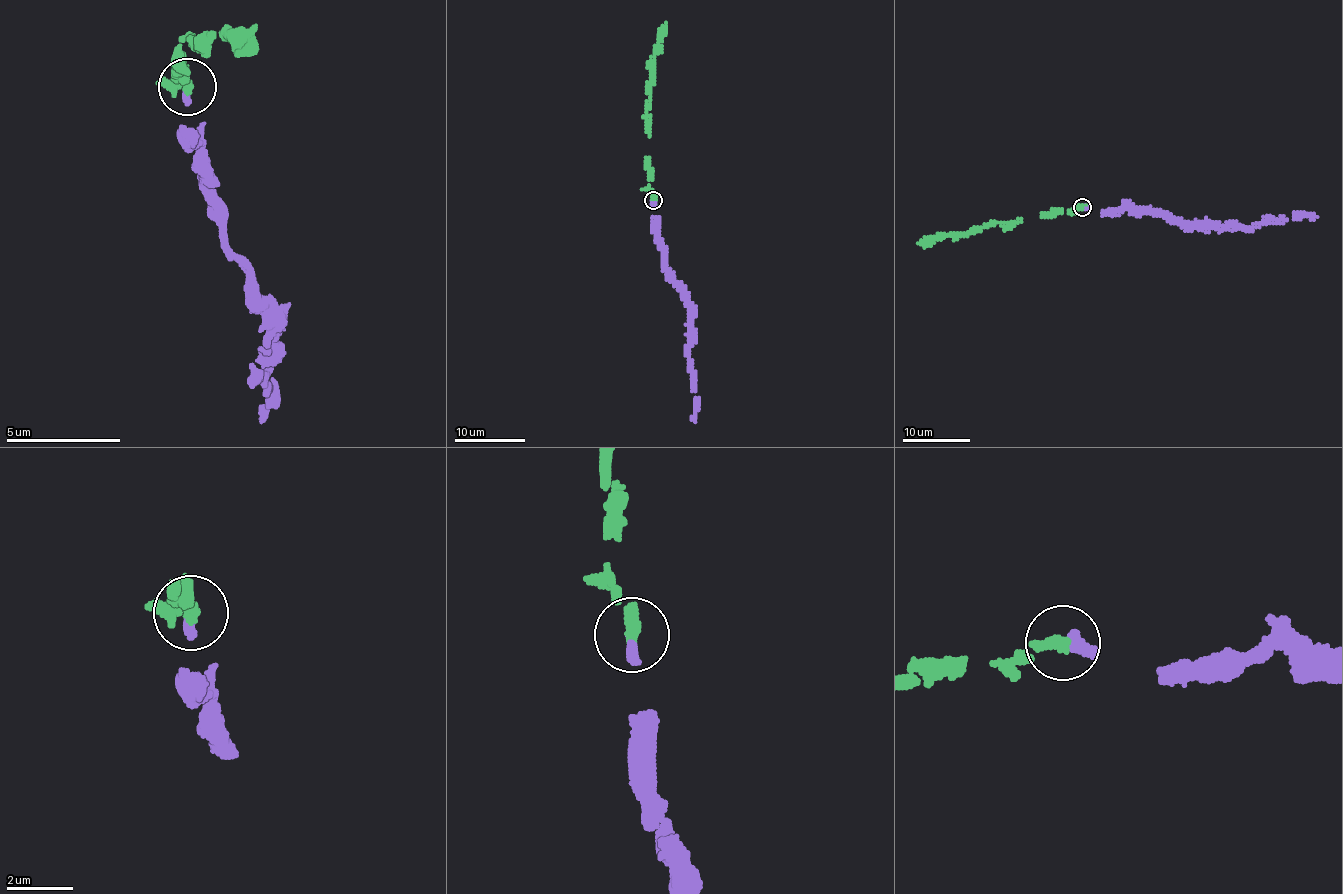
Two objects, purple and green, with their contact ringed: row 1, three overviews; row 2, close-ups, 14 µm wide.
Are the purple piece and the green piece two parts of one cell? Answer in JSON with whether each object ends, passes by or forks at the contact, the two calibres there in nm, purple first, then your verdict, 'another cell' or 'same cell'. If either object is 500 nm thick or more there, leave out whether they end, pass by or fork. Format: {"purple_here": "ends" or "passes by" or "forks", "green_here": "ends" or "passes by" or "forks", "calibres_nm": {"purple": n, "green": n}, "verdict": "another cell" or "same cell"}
{"purple_here": "ends", "green_here": "ends", "calibres_nm": {"purple": 300, "green": 360}, "verdict": "same cell"}

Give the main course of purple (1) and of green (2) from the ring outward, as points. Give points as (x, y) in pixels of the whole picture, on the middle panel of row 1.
1: (653, 201), (653, 232), (660, 243), (662, 267), (690, 308), (688, 360), (696, 397), (694, 423)
2: (653, 201), (648, 186), (645, 109), (653, 56), (665, 23)

